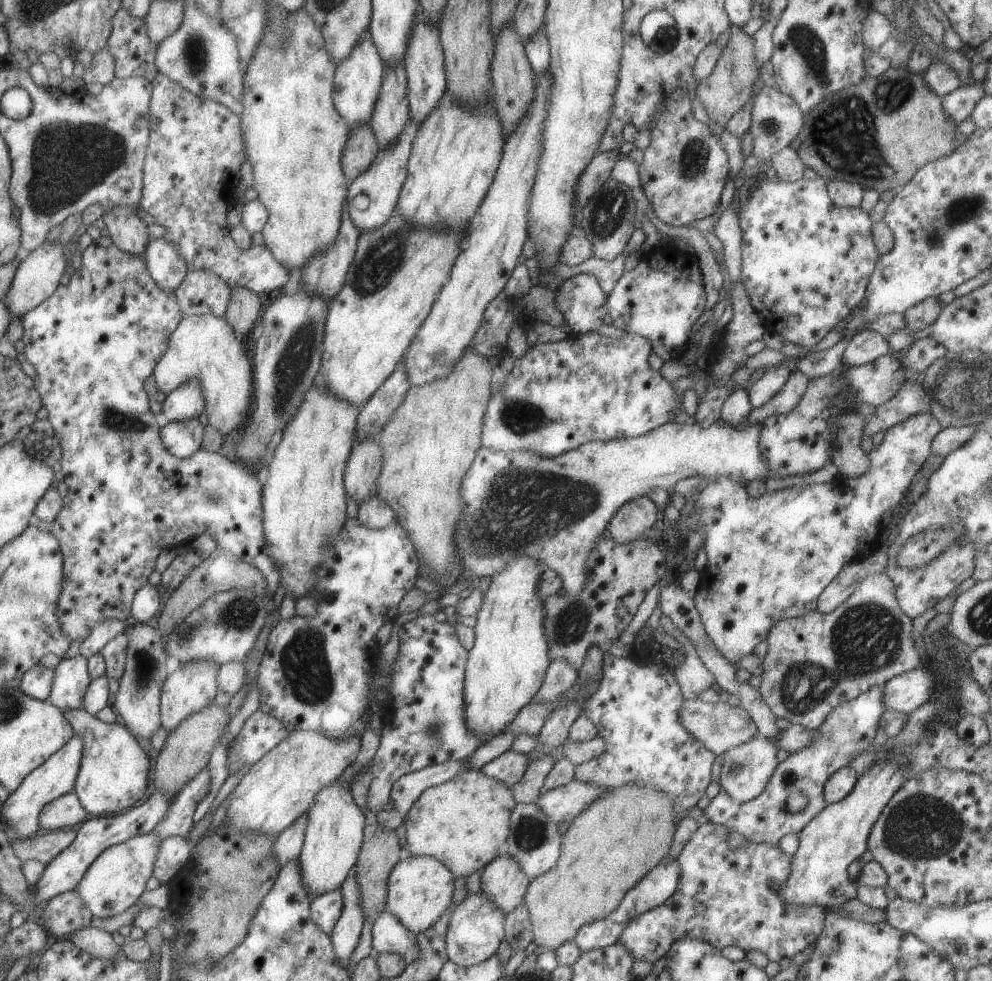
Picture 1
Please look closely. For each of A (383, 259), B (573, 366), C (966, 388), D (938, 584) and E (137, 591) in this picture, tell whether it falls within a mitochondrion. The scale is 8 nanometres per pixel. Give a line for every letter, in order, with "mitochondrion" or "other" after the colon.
A: mitochondrion
B: other
C: mitochondrion
D: other
E: other

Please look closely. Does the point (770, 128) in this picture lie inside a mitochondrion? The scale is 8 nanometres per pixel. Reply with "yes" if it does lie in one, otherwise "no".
yes

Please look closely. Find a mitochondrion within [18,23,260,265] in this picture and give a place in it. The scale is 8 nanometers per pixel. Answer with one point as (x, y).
(67, 161)

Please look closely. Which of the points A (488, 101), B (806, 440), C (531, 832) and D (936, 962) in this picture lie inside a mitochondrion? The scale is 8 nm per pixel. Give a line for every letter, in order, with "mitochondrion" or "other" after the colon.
A: other
B: other
C: mitochondrion
D: other

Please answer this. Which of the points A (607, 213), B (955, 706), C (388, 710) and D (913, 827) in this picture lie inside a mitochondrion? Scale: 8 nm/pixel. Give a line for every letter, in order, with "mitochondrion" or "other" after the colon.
A: mitochondrion
B: other
C: other
D: mitochondrion

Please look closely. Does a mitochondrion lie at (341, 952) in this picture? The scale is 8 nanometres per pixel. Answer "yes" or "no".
no

